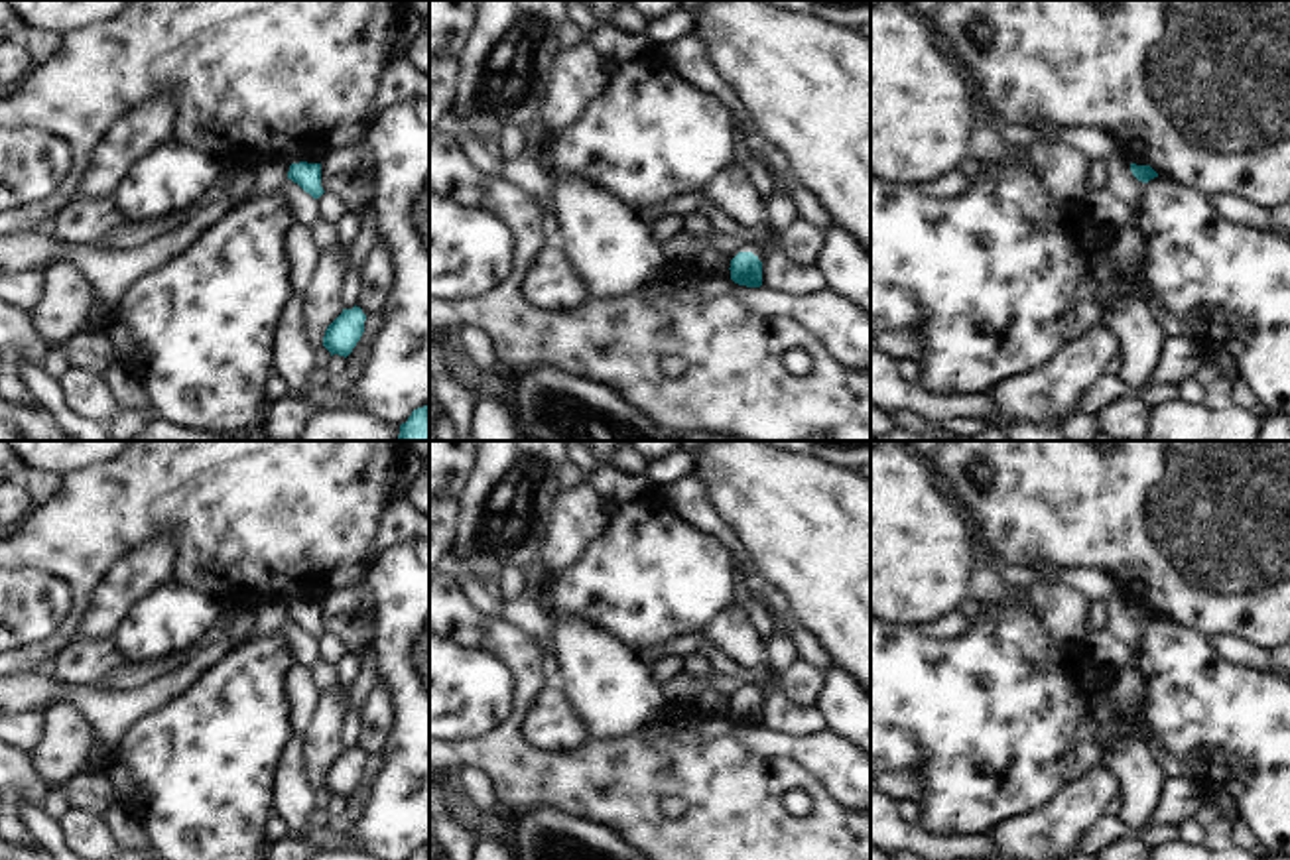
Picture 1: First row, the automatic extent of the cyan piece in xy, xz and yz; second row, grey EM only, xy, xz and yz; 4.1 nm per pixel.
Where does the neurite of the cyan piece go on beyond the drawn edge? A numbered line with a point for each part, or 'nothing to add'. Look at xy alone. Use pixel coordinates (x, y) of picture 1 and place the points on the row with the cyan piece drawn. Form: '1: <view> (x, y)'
nothing to add

